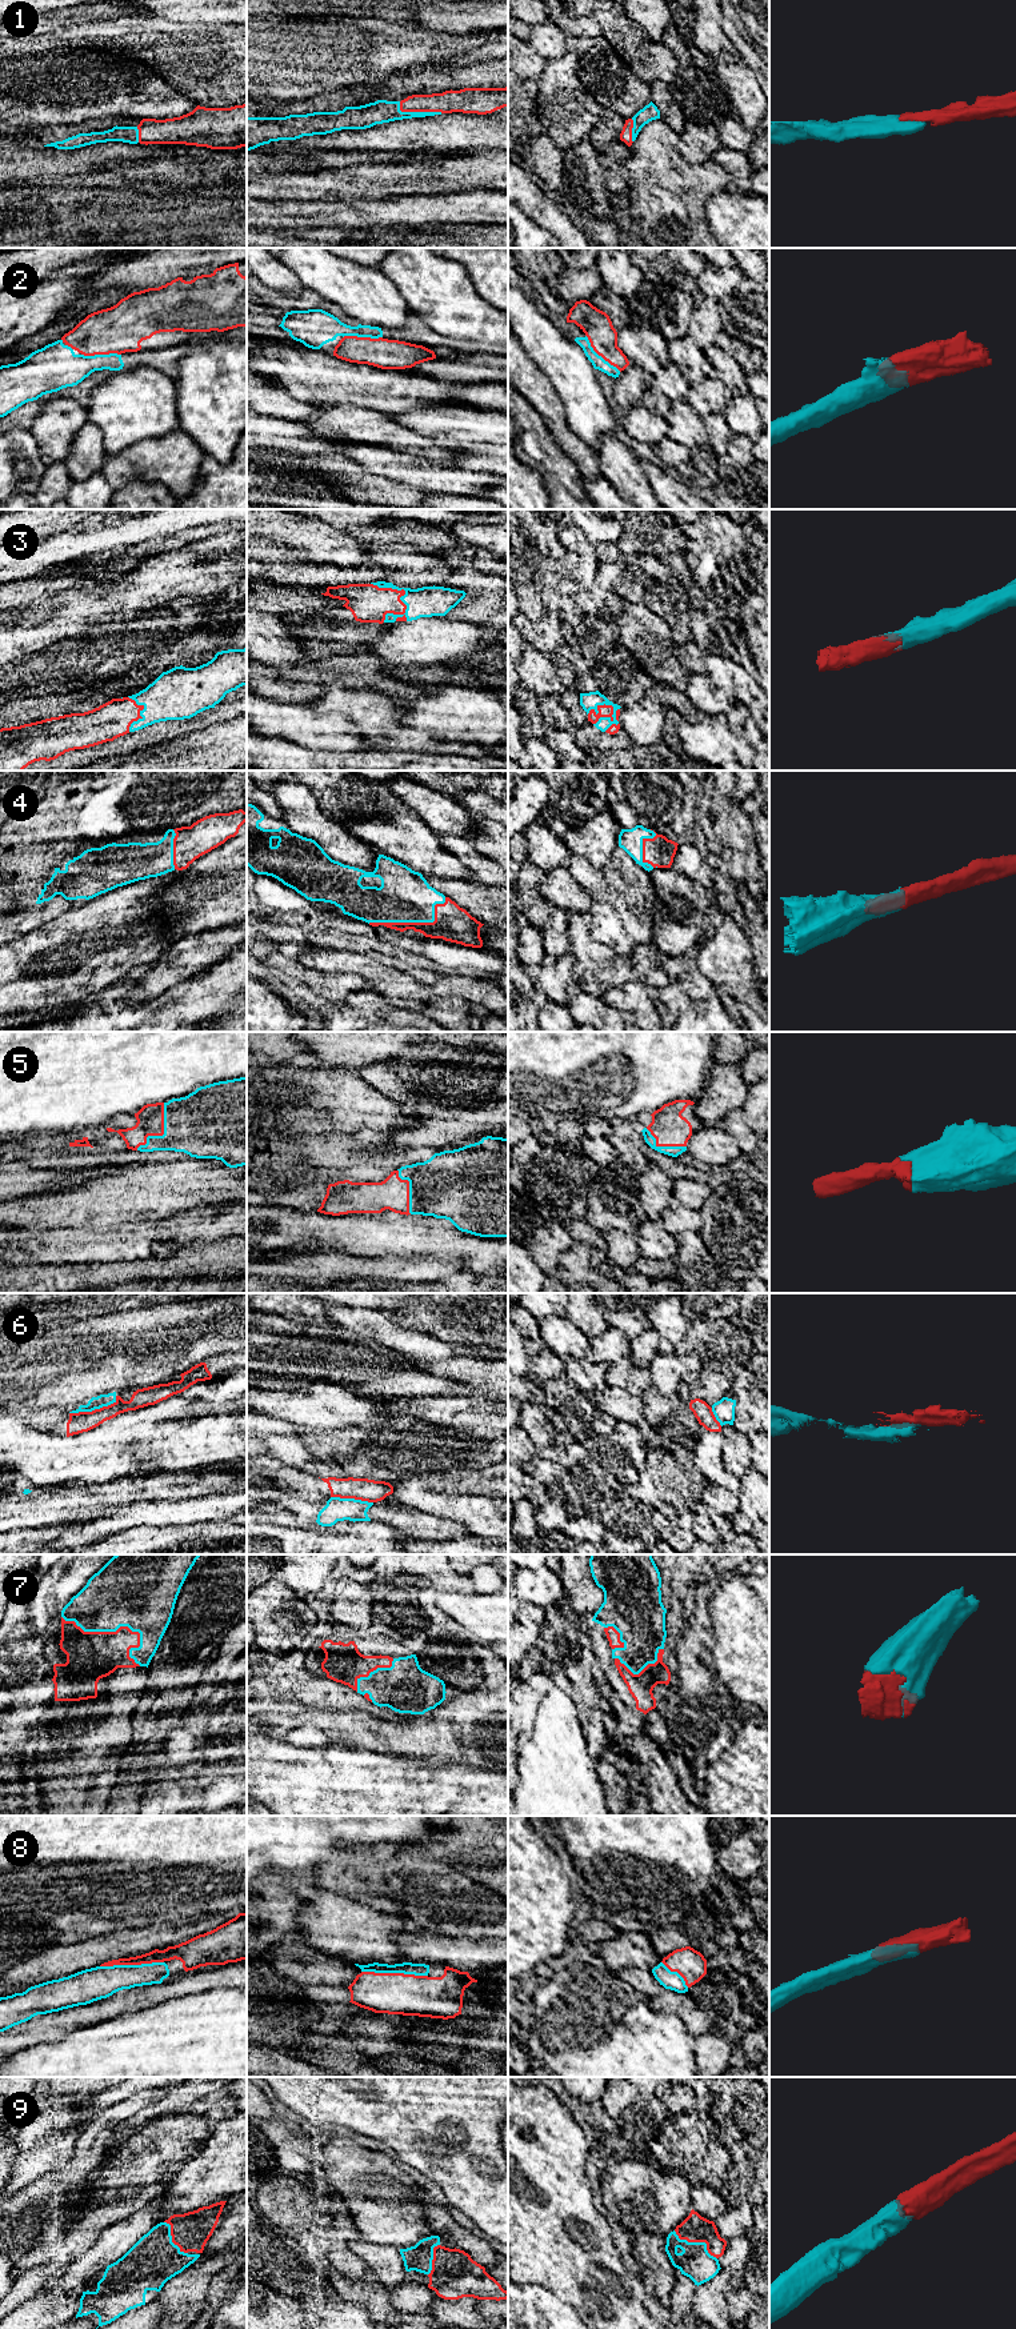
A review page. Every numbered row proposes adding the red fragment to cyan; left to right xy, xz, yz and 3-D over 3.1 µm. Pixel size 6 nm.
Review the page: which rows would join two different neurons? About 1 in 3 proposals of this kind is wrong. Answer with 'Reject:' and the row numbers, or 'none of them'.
Reject: 6

